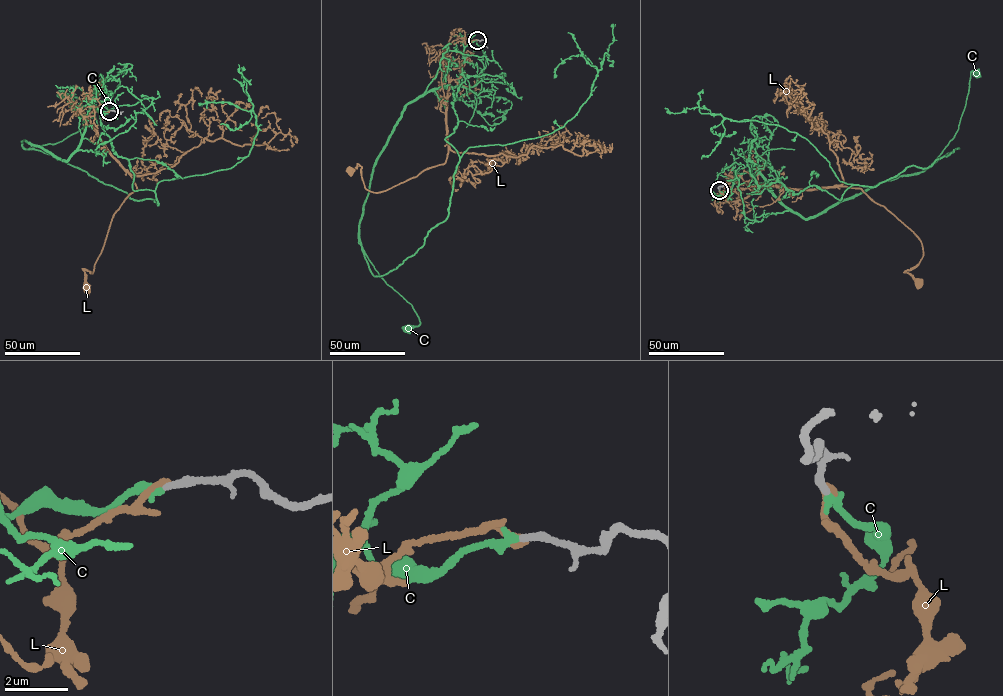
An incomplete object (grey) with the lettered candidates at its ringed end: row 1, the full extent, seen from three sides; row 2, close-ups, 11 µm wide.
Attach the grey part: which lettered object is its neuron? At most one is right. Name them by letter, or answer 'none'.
C

